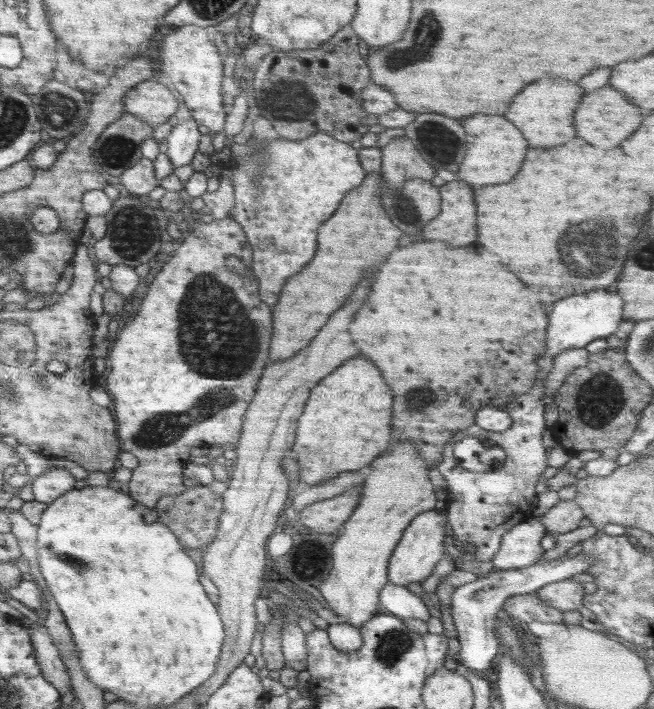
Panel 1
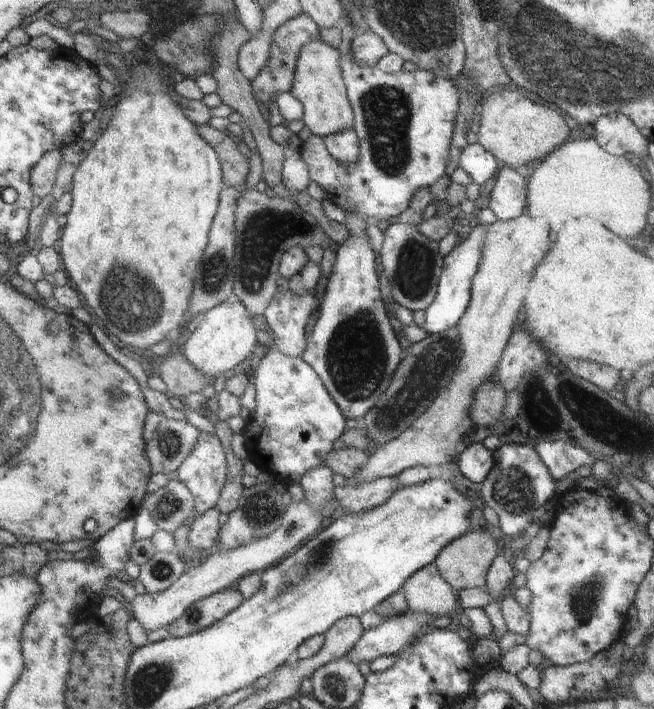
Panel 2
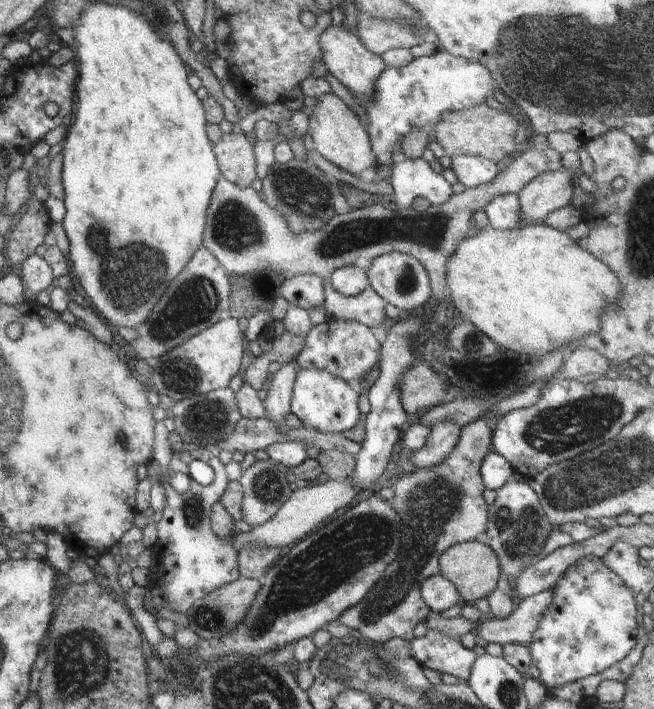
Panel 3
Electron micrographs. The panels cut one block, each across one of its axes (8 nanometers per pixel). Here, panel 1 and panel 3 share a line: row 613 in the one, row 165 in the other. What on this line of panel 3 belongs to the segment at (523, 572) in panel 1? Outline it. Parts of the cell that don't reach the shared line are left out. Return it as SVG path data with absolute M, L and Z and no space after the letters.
M468 154L454 157L451 169L466 189L488 184L498 174L498 166L495 162L481 156Z

